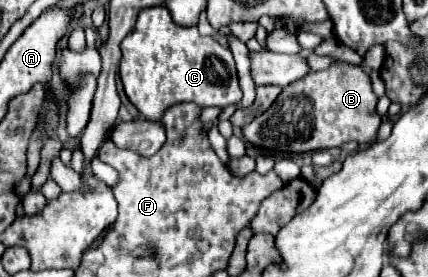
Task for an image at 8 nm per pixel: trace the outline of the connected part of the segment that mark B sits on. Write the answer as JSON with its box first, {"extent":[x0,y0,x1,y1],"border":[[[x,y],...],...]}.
{"extent":[242,61,382,153],"border":[[[334,61],[328,69],[308,73],[304,79],[284,87],[268,111],[242,127],[244,139],[280,153],[310,153],[340,147],[346,141],[370,143],[382,123],[376,113],[376,101],[368,71],[362,65]]]}

